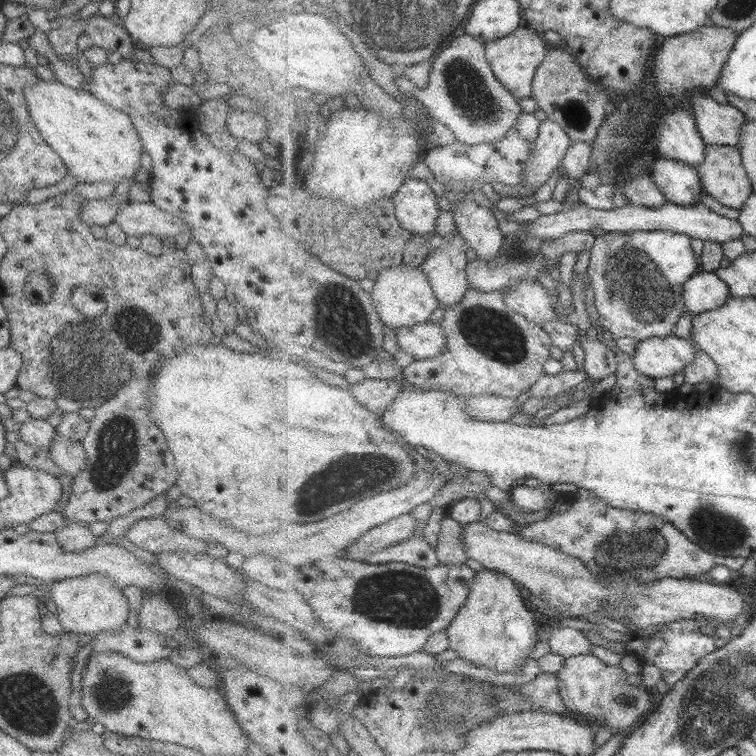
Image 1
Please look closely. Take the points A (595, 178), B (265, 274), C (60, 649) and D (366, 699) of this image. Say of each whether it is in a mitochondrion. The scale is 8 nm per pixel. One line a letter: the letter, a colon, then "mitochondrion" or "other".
A: mitochondrion
B: other
C: other
D: other

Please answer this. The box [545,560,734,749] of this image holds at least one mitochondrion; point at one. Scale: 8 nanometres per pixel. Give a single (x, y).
(628, 701)

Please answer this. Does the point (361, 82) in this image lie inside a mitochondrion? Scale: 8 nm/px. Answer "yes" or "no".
no

